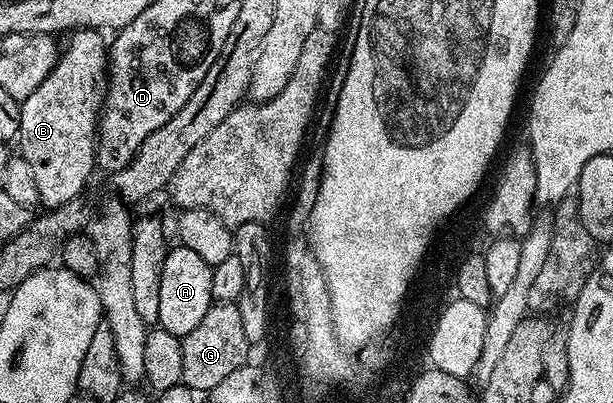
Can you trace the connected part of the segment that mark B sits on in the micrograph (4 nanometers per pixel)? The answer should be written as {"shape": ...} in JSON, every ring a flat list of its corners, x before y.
{"shape":[[93,28,72,31,65,47,59,53,59,60,53,66,49,78,29,94,19,105,18,155,29,162,37,182,39,204,44,209,54,210,78,201,83,186,97,168,97,133,101,109,105,104,105,89,109,84,109,44,104,33]]}

